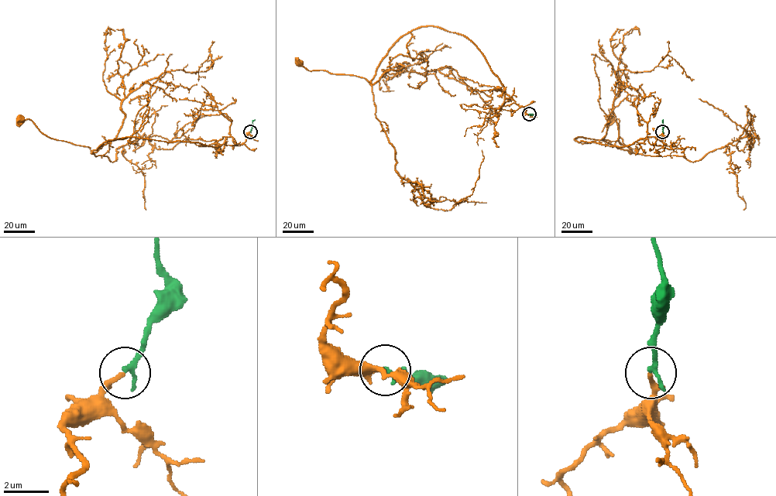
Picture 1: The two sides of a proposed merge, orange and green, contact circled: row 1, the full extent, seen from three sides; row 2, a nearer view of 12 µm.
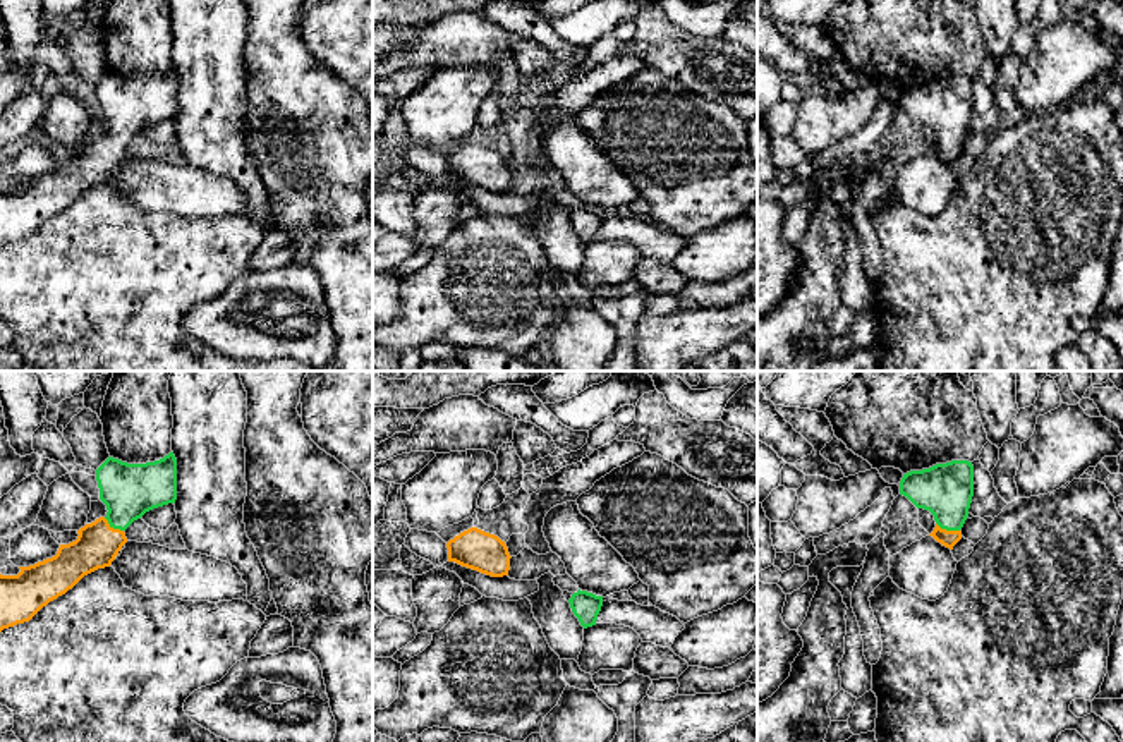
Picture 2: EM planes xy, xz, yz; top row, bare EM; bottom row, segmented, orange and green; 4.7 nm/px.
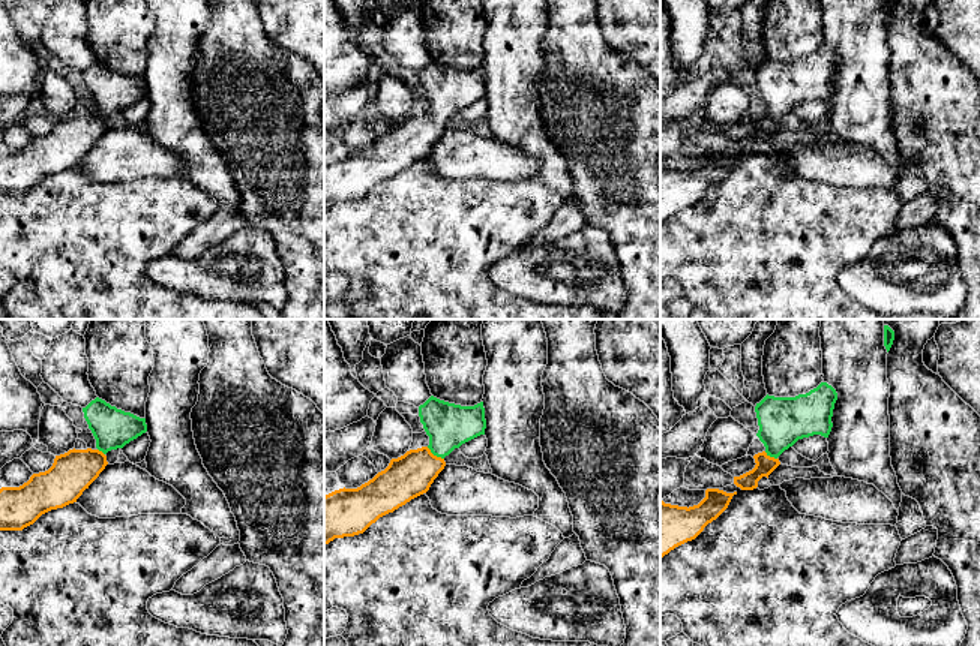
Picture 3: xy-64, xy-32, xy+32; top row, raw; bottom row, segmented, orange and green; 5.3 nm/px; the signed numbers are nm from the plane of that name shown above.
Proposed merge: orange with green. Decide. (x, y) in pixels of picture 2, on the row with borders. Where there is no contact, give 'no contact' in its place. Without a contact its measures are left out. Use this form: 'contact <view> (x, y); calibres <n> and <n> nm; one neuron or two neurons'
contact yz (948, 531); calibres 80 and 240 nm; one neuron

